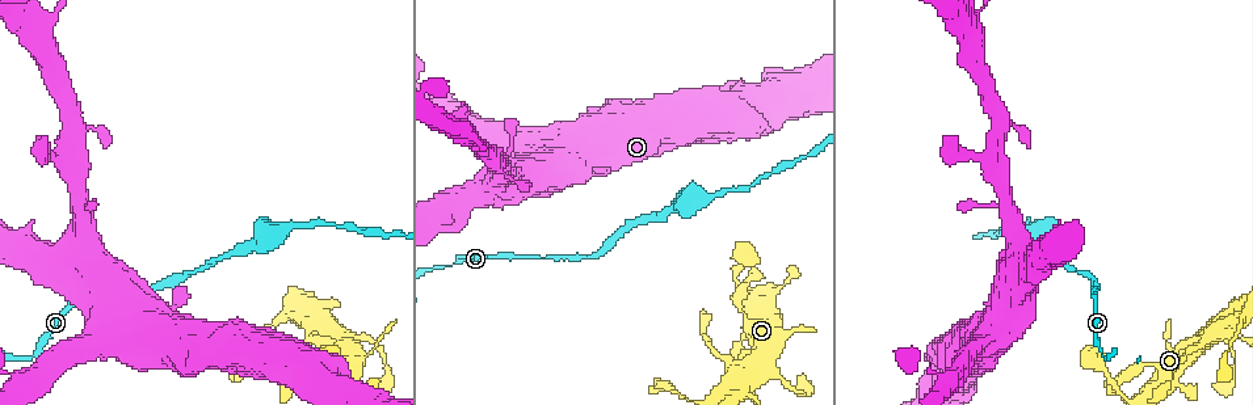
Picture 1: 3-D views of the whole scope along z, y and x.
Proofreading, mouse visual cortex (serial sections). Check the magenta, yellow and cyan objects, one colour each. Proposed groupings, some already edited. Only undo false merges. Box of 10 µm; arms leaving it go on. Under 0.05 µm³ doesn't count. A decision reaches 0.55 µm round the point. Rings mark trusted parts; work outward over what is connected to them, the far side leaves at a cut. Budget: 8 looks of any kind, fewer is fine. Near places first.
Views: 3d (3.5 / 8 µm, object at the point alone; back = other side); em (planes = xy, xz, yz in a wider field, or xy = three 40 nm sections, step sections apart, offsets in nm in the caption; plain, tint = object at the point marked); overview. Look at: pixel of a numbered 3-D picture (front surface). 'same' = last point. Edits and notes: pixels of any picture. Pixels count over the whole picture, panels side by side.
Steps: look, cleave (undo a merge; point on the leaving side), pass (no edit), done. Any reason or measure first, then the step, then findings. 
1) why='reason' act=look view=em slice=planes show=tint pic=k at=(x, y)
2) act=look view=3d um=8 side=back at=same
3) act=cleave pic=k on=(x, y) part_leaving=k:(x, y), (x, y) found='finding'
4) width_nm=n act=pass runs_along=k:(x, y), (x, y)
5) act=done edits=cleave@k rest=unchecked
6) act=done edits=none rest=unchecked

act=look view=3d um=3.5 pic=1 at=(500, 186)

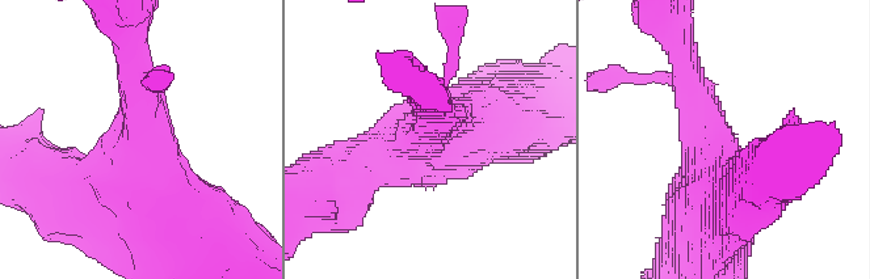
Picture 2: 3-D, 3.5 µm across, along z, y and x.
act=look view=em slice=xy step=2 show=tint pic=2 at=(137, 153)

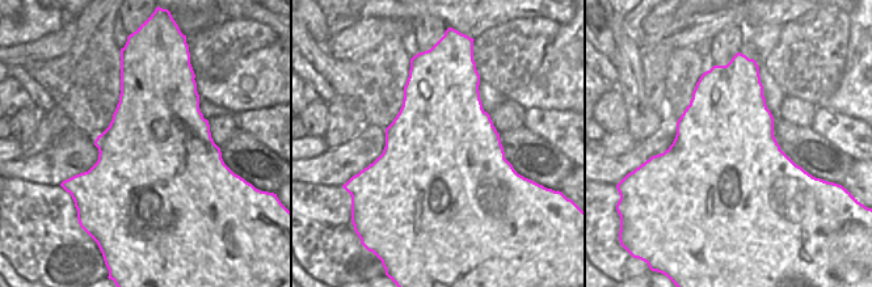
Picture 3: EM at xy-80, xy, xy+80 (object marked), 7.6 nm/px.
width_nm=1000 act=pass runs_along=2:(200, 253), (135, 189), (139, 104) found='all the same cell'

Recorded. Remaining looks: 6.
why='three arms meet' act=look view=3d um=3.5 pic=1 at=(49, 22)

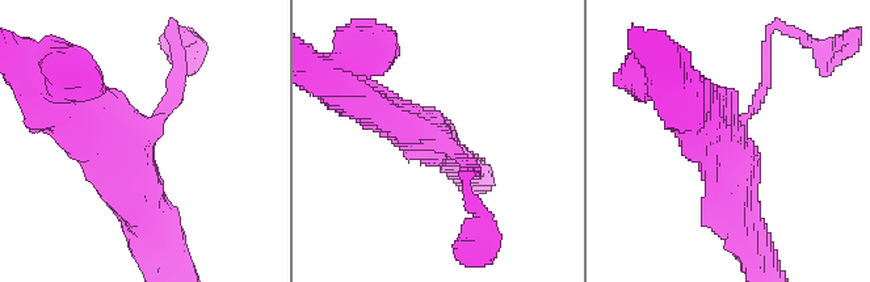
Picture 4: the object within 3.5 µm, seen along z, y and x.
why='now the EM' act=look view=em slice=xy step=1 show=tint pic=4 at=(144, 133)

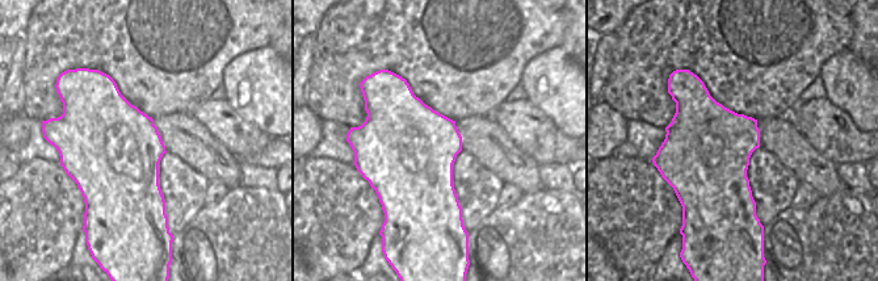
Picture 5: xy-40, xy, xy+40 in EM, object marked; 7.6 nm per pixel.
arm_widths_nm=150,450,500 act=pass found='continuous, no second cell'

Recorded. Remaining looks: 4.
why='narrows sharply' act=look view=3d um=3.5 pic=1 at=(449, 265)

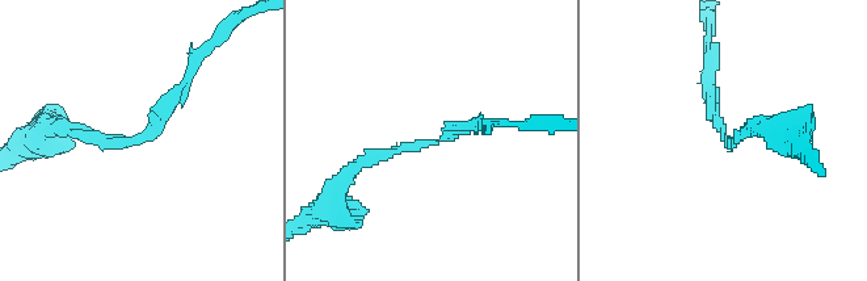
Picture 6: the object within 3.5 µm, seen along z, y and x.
arm_widths_nm=150,150 why='need the tissue' act=look view=em slice=planes show=tint pic=6 at=(143, 139)

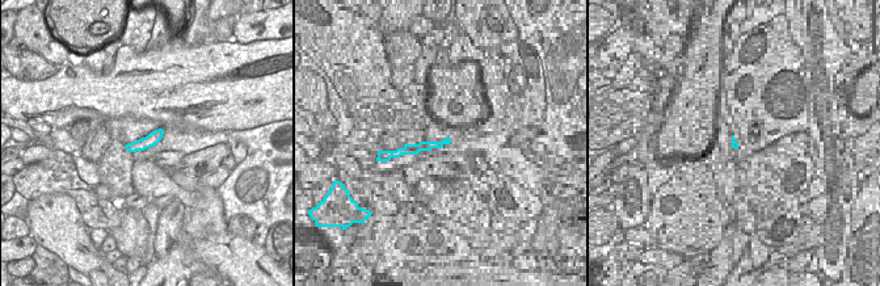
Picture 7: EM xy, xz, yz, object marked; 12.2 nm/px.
act=pass runs_along=6:(190, 70), (146, 138), (106, 142), (70, 122) found='continuous, no second cell'

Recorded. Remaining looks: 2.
why='four or more arms meet' act=look view=3d um=3.5 pic=1 at=(747, 383)

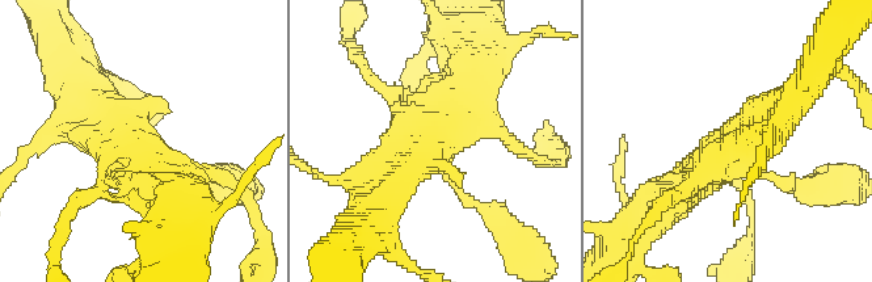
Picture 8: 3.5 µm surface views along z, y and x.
act=look view=em slice=xy step=5 show=tint pic=8 at=(141, 158)

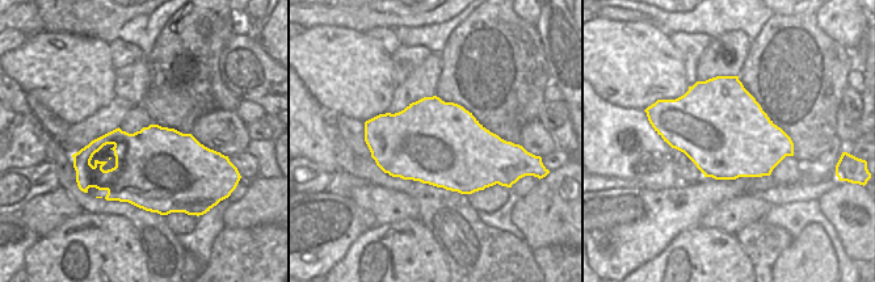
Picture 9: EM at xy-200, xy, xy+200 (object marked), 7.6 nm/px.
act=pass runs_along=8:(489, 66), (445, 133), (388, 177) found='one cell here'

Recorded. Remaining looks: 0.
act=done edits=none rest=unchecked

